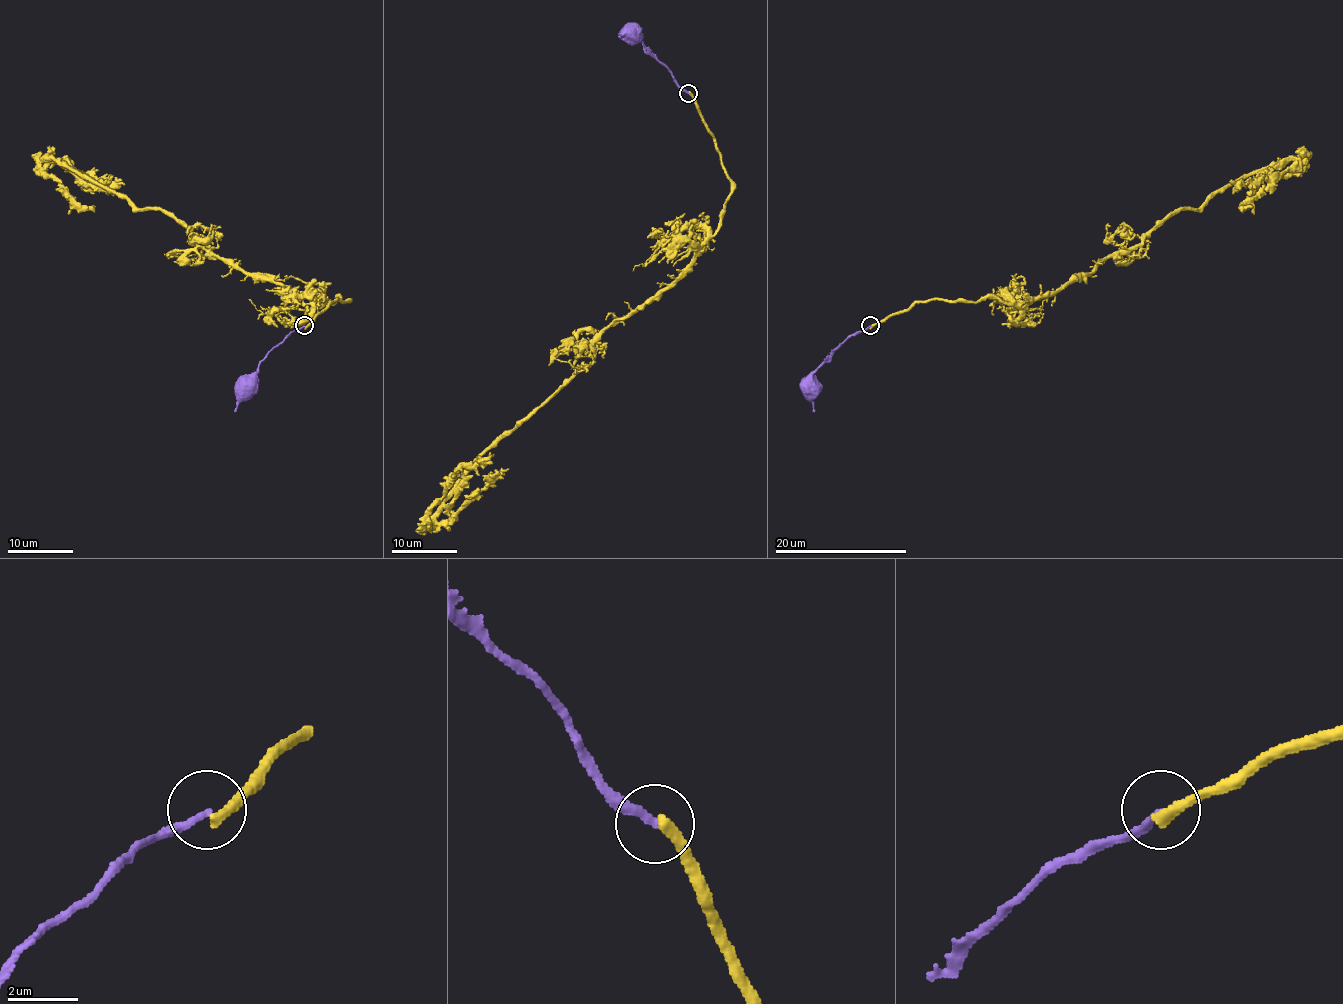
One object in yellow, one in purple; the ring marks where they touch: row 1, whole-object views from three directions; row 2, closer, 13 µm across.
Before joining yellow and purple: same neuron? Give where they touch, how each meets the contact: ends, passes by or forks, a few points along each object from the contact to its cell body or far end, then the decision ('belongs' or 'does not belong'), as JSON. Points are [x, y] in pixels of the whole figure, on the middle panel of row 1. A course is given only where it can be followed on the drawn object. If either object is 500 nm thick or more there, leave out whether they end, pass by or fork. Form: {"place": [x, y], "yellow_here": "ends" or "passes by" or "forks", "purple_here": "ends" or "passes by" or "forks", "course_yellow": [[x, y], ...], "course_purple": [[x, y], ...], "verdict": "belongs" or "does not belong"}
{"place": [688, 93], "yellow_here": "ends", "purple_here": "ends", "course_yellow": [[689, 93], [730, 182], [717, 232], [616, 319], [593, 358], [506, 431], [428, 520], [461, 467], [479, 476]], "course_purple": [[687, 93], [672, 73], [643, 45], [638, 35], [631, 34]], "verdict": "does not belong"}

